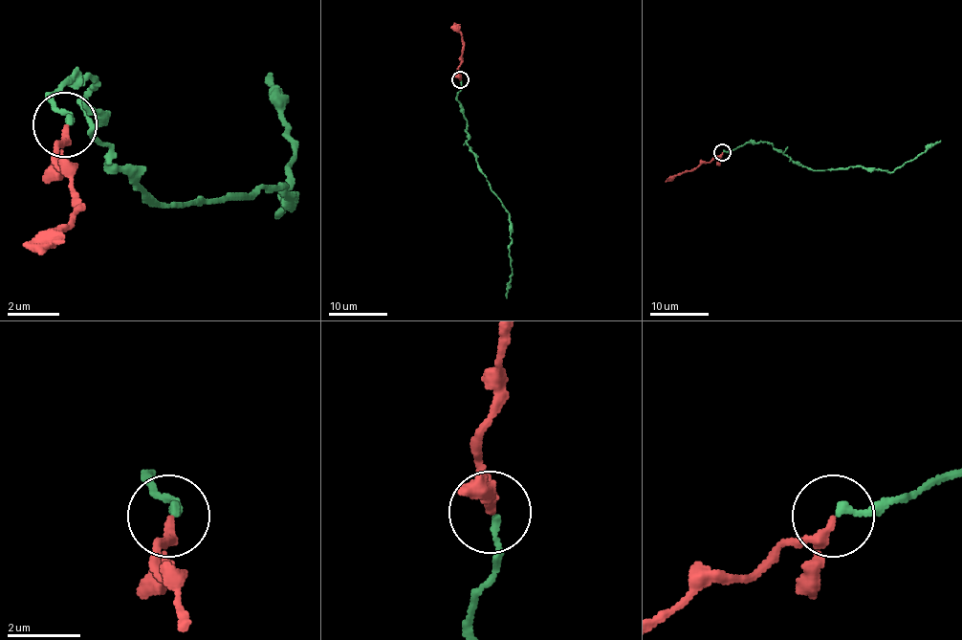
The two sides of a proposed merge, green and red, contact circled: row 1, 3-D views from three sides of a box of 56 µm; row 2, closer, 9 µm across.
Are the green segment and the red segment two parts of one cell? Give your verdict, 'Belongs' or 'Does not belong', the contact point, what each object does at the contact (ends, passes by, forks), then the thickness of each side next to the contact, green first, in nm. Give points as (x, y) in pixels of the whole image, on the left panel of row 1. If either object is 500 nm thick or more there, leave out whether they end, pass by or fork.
Belongs. Place: (65, 124). At the ring green ends. At the ring red passes by. Thickness 200 nm (green) against 190 nm

